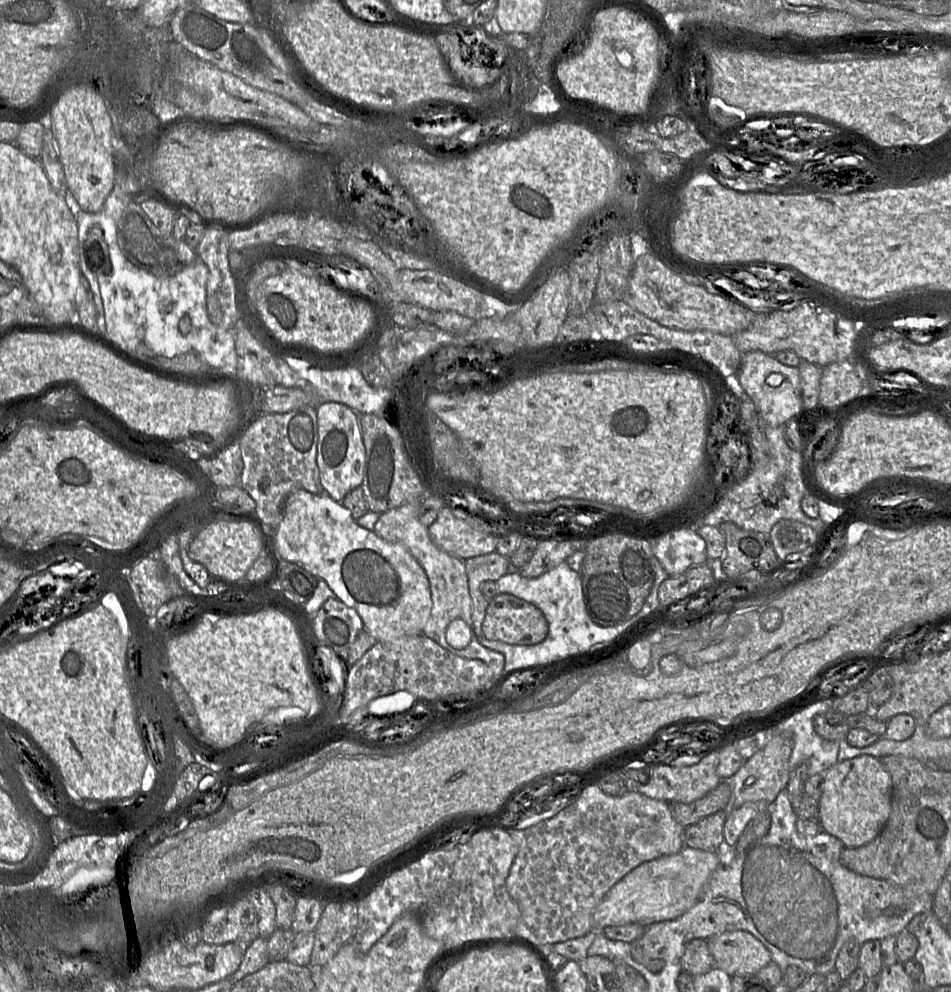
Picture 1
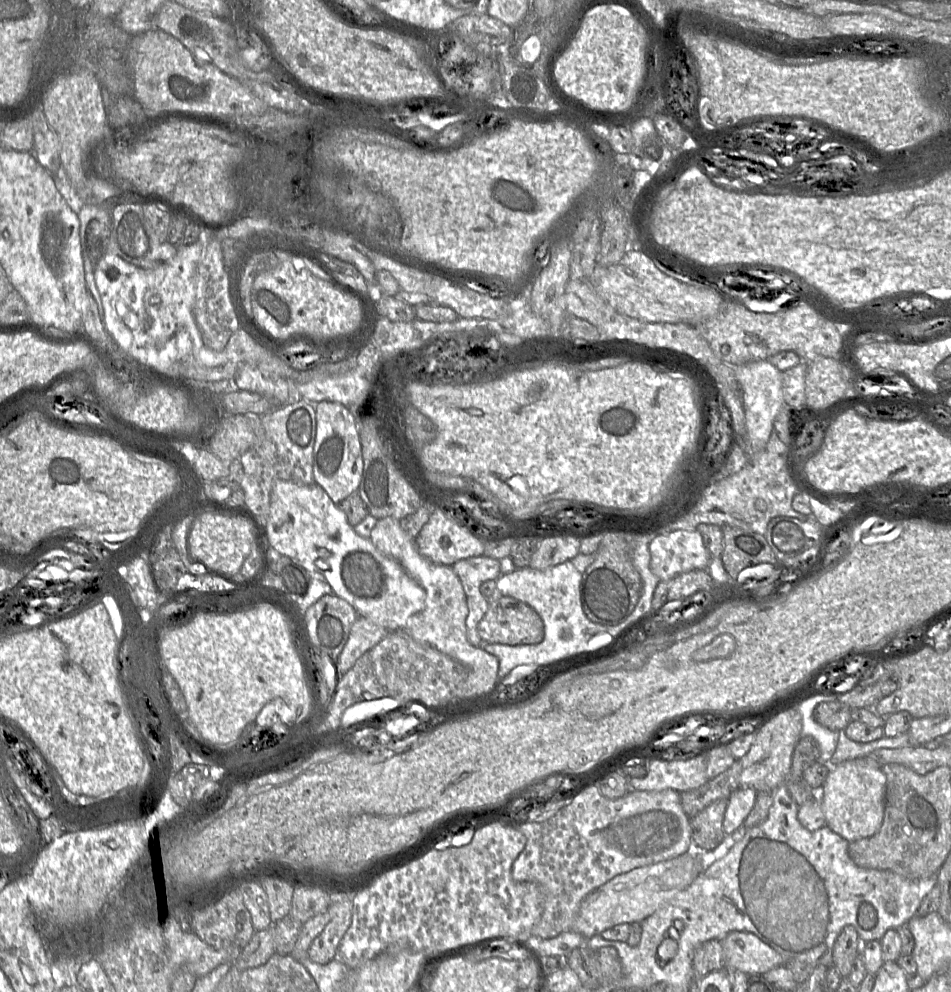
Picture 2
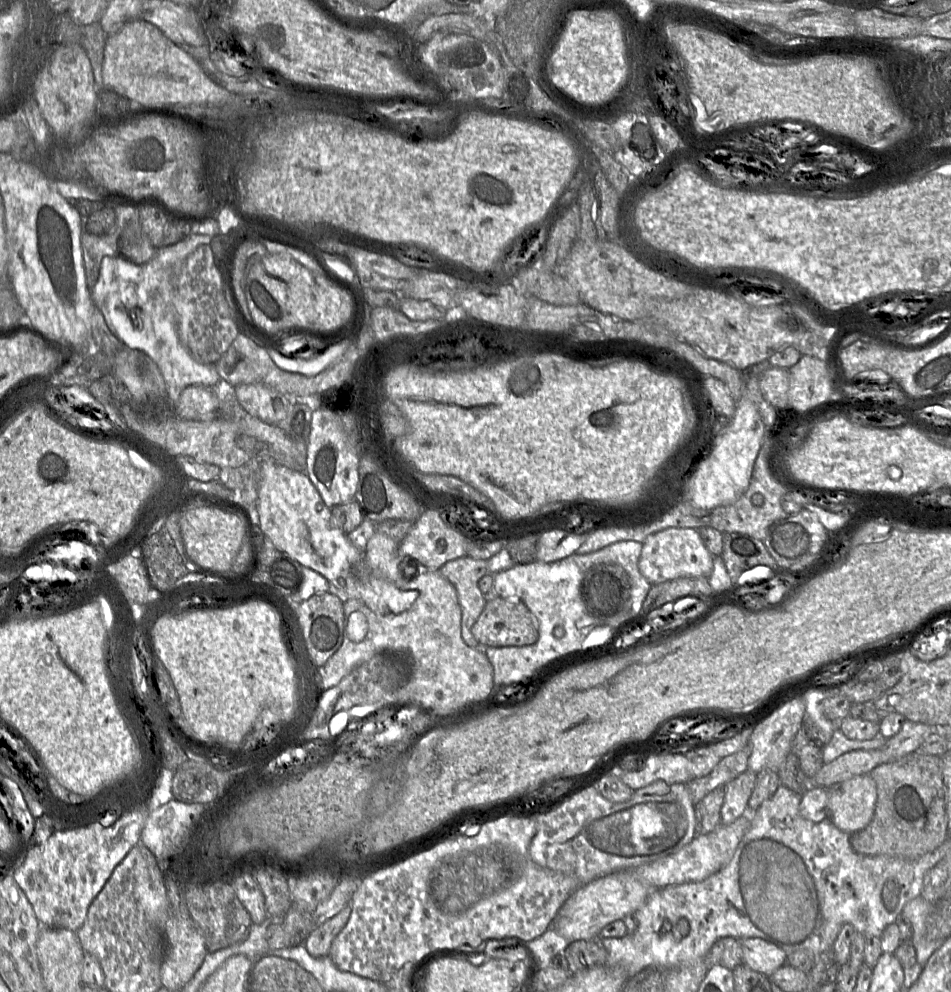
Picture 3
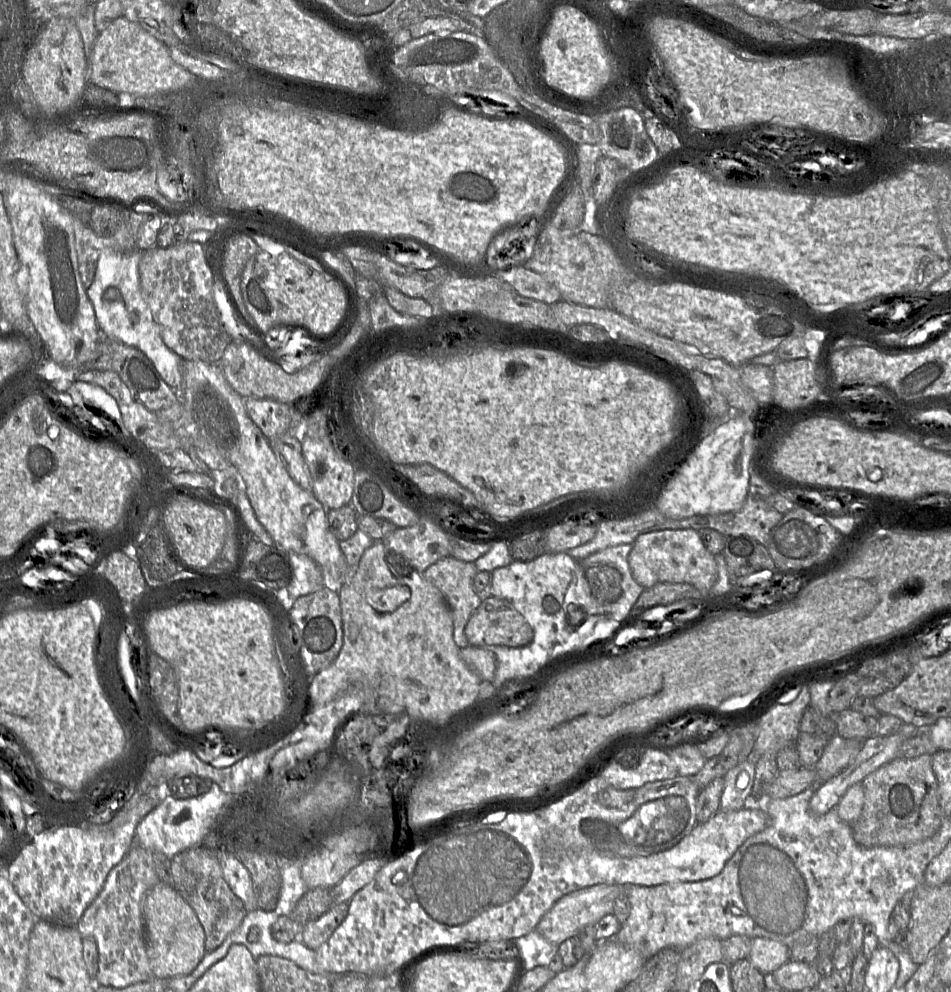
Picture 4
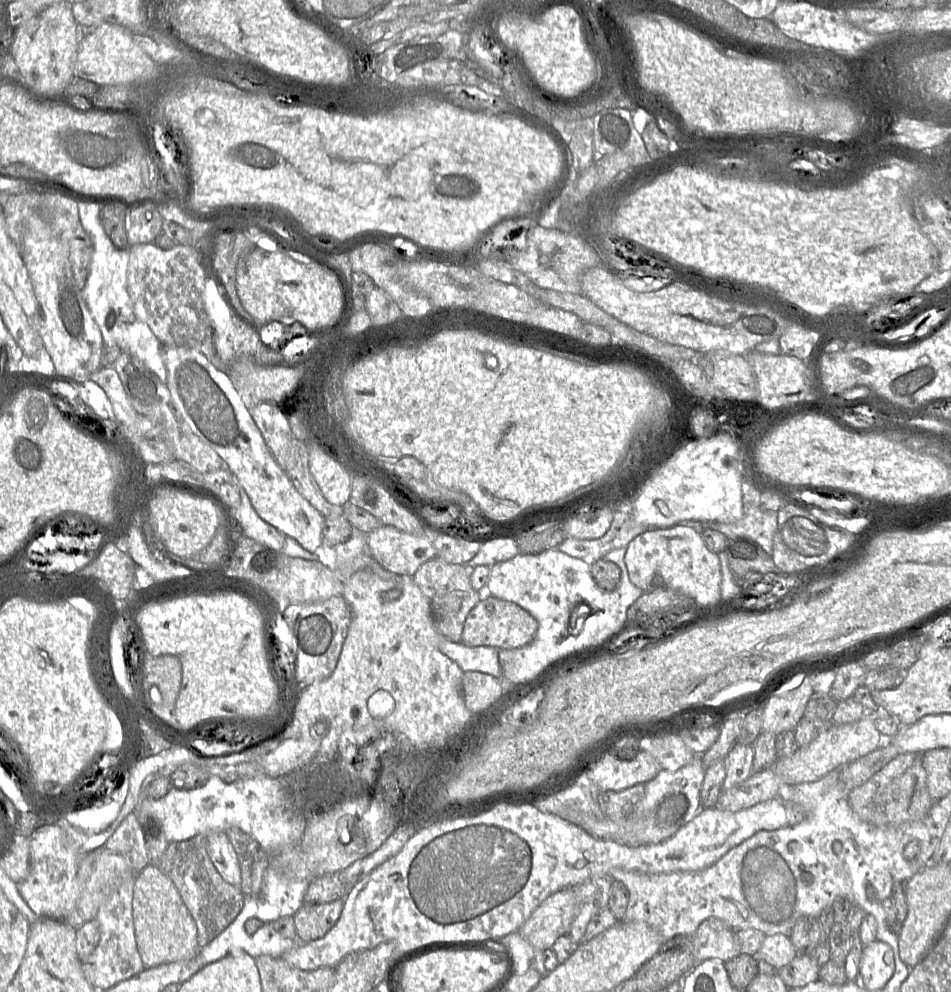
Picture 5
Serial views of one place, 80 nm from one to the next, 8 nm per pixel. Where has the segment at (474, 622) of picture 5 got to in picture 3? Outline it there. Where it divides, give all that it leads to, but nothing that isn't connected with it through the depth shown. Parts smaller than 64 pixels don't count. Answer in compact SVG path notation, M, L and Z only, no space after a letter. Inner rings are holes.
M496 598L487 601L472 634L485 646L532 645L538 640L538 621L519 599Z

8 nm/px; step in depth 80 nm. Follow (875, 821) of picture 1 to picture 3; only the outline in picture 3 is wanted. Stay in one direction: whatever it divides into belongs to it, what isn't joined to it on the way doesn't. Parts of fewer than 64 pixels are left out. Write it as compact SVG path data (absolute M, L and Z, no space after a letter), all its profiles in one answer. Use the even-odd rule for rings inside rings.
M863 774L829 789L829 819L848 835L860 831L871 822L877 800L875 781Z

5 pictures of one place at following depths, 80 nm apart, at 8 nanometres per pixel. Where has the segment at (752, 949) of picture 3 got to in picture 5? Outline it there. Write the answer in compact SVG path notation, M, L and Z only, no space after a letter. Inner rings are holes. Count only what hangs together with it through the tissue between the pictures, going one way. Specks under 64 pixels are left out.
M774 934L766 936L754 957L778 970L790 963L798 954L789 936Z

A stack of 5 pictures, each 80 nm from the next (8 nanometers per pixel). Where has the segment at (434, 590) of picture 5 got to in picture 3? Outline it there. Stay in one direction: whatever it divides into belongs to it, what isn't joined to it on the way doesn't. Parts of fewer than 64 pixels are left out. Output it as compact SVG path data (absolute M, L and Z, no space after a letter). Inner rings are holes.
M464 556L445 563L439 572L456 589L462 612L461 636L467 646L475 648L479 643L472 634L472 626L487 603L478 587L479 580L489 573L487 560Z

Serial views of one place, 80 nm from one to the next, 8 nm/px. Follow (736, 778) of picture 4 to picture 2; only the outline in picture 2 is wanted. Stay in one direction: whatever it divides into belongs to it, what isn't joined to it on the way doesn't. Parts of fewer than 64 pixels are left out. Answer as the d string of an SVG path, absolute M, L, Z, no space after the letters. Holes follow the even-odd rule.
M753 788L736 789L727 799L723 829L728 839L734 839L755 804L757 791Z

